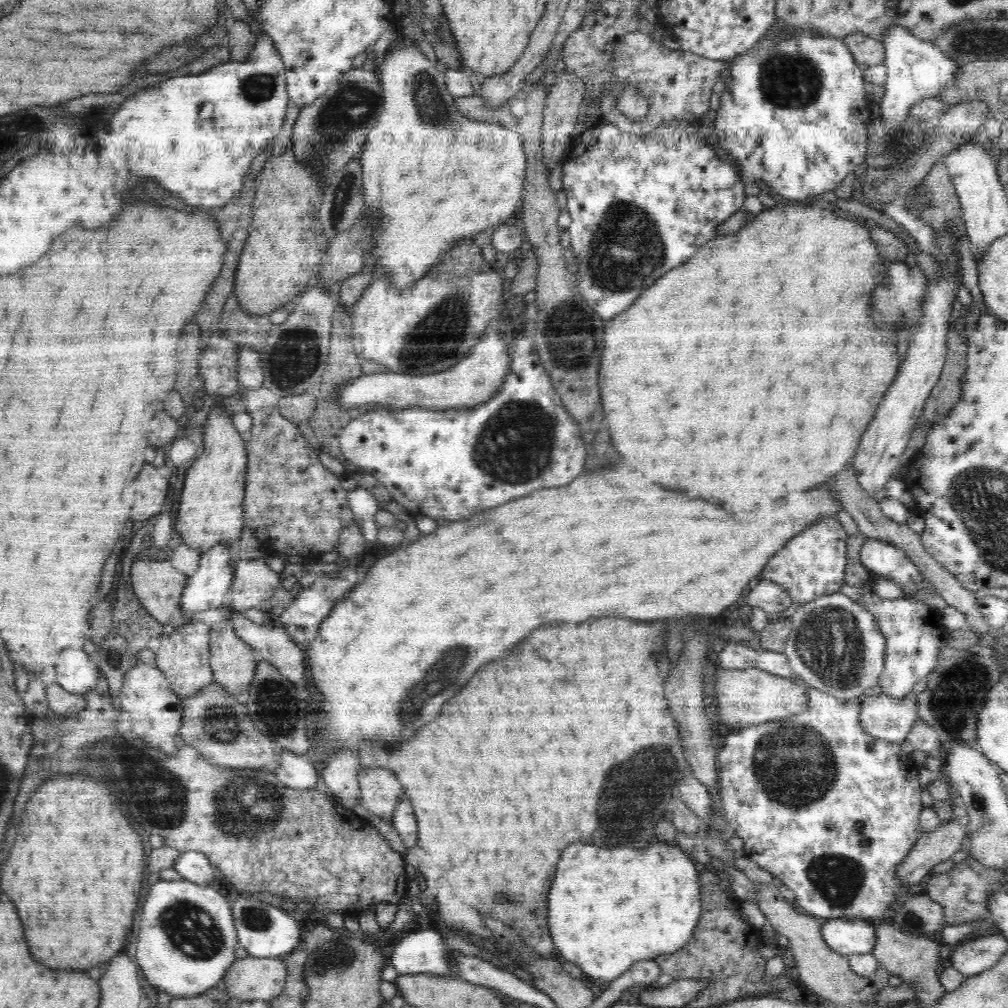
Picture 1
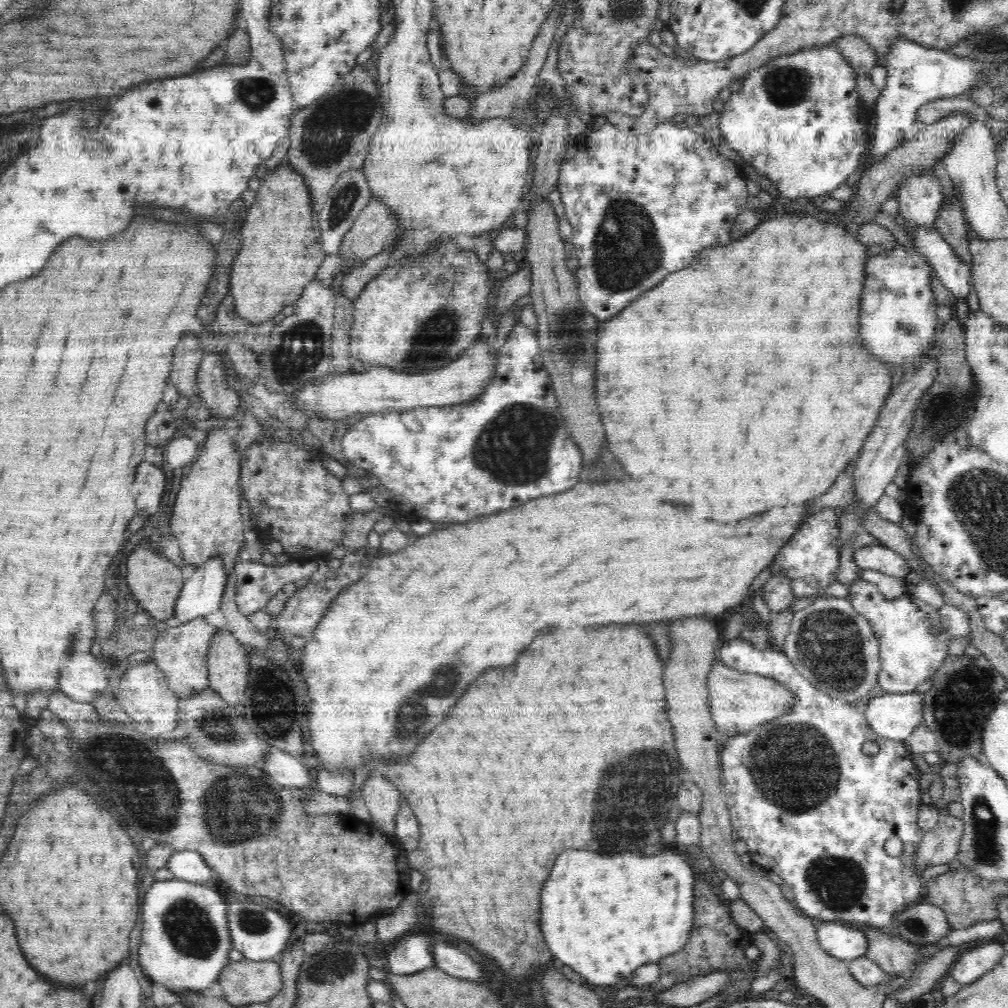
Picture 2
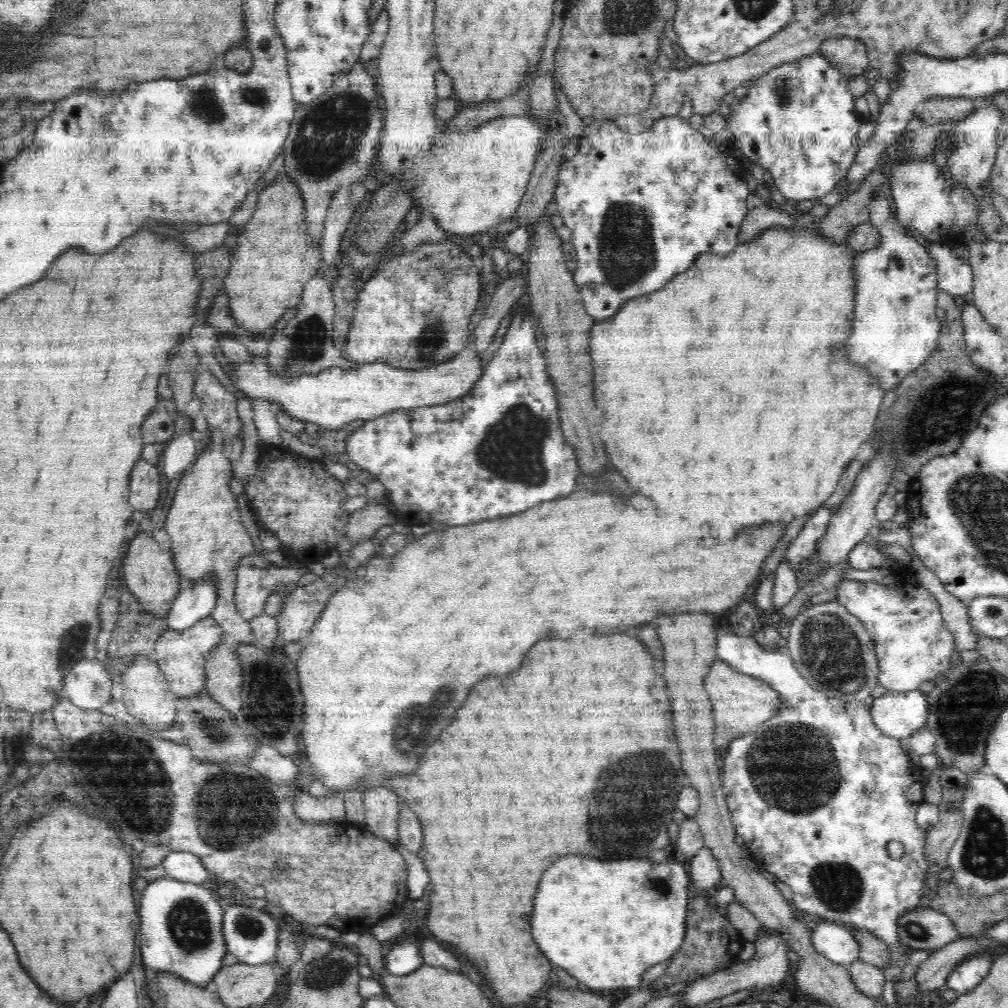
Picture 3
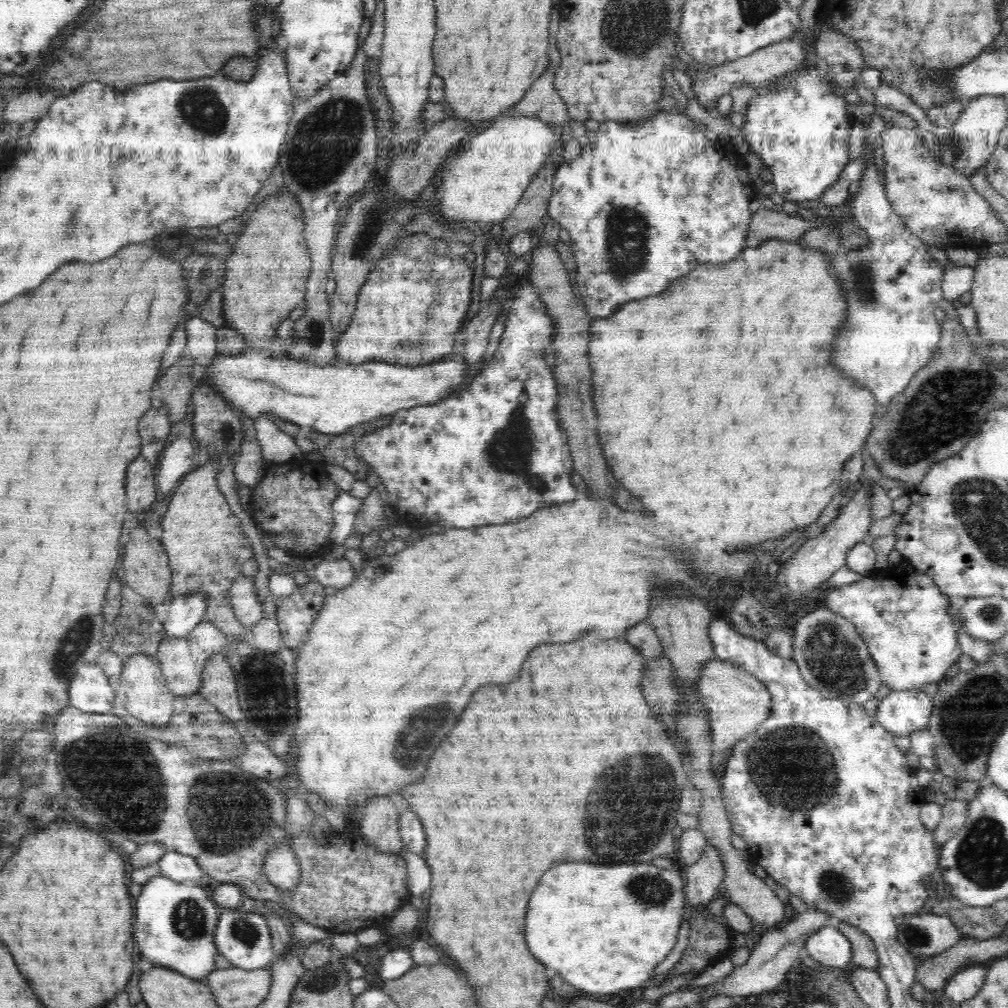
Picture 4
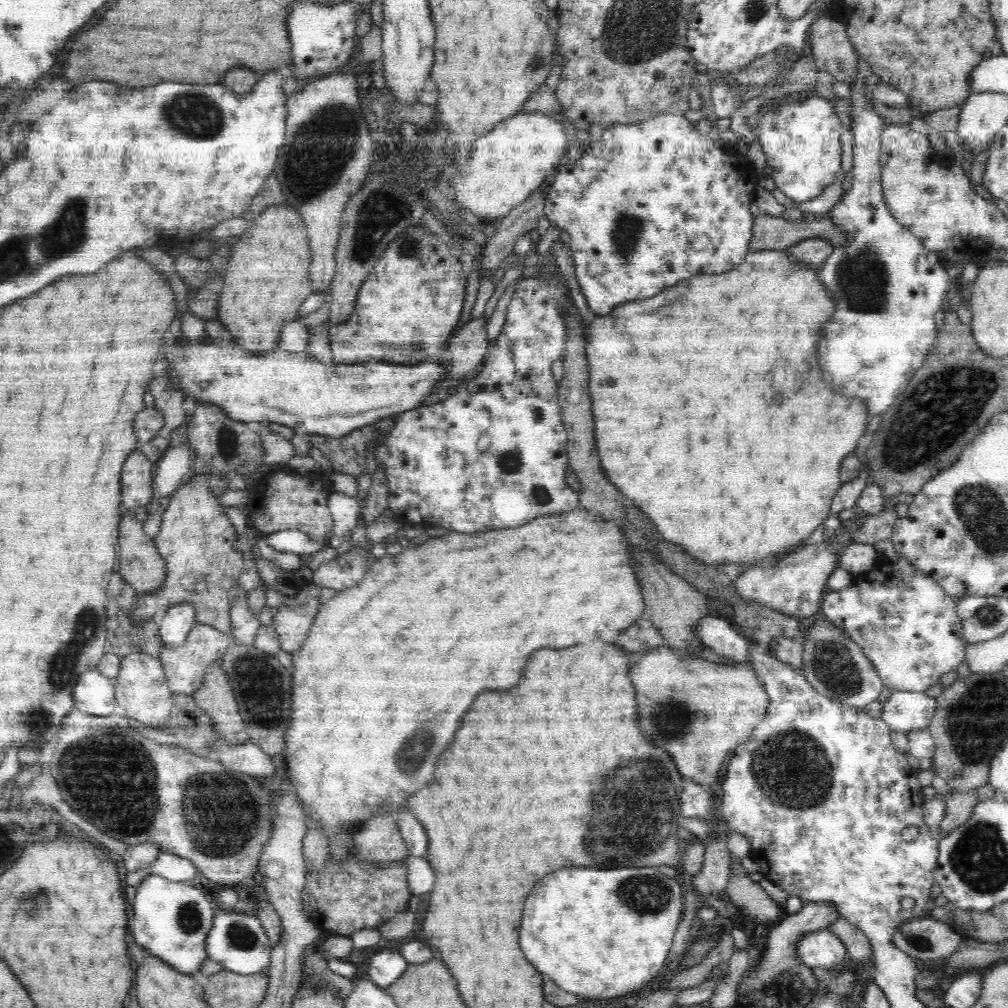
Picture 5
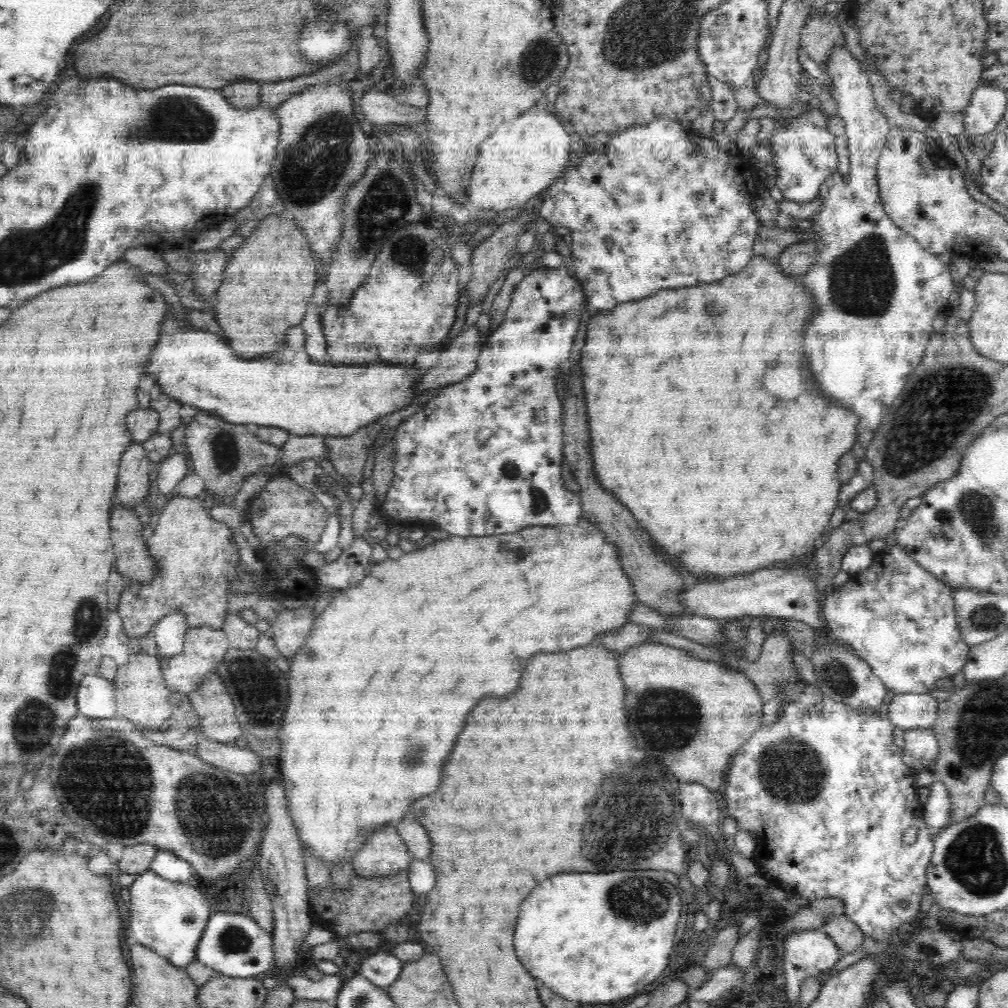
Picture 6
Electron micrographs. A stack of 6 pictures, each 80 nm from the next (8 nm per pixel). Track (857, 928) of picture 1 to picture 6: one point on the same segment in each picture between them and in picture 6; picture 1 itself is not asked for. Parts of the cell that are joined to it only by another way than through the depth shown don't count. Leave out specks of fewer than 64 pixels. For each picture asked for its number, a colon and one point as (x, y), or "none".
2: (844, 941)
3: (834, 941)
4: (828, 946)
5: (822, 948)
6: (806, 953)

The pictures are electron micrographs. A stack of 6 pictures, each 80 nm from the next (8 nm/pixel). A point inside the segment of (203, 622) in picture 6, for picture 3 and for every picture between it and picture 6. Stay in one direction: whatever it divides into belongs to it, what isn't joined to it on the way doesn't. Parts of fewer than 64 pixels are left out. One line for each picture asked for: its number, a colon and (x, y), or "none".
3: (208, 539)
4: (204, 540)
5: (196, 540)

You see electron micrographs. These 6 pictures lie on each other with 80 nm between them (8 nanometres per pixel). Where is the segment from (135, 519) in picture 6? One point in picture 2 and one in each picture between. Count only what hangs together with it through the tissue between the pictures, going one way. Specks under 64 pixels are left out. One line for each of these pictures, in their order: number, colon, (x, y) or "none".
2: (156, 582)
3: (149, 573)
4: (145, 566)
5: (139, 563)

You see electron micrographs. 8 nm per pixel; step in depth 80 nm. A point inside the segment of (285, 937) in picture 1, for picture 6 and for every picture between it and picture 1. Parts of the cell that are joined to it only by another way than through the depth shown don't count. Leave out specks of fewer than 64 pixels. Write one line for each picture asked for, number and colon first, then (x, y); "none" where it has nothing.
2: (260, 934)
3: (250, 934)
4: (244, 939)
5: (238, 941)
6: (234, 944)

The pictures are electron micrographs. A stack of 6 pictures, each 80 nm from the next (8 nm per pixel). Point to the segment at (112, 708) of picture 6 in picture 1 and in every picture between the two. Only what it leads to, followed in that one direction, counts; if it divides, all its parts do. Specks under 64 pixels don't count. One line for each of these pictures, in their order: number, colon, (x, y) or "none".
1: (77, 672)
2: (82, 677)
3: (88, 684)
4: (90, 691)
5: (93, 693)

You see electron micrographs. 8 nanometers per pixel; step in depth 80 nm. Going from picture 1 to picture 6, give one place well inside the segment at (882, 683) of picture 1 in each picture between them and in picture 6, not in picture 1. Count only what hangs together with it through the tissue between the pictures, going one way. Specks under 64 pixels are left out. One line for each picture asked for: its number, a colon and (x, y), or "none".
2: (913, 643)
3: (912, 644)
4: (904, 622)
5: (903, 620)
6: (899, 618)

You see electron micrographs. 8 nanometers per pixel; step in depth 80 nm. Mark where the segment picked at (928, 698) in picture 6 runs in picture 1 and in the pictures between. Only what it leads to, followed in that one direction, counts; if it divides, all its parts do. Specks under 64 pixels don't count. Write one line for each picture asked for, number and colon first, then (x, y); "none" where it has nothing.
1: (887, 718)
2: (894, 716)
3: (899, 715)
4: (901, 713)
5: (904, 711)

